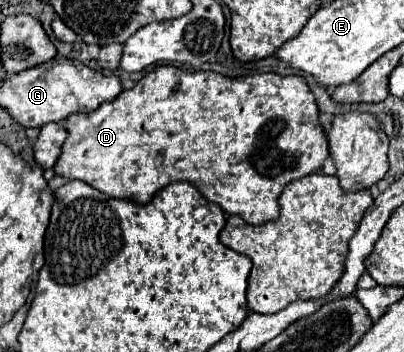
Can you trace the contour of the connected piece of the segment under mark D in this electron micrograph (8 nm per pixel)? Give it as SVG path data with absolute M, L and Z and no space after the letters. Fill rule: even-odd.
M161 65L147 73L133 89L123 91L91 113L75 113L65 119L67 139L55 163L55 173L79 179L113 199L149 203L173 181L193 183L199 193L217 203L229 215L241 215L249 225L259 225L279 215L277 197L293 179L317 173L329 157L327 137L319 123L319 109L307 83L299 75L279 77L263 73L229 79L213 71L189 73L179 67Z

